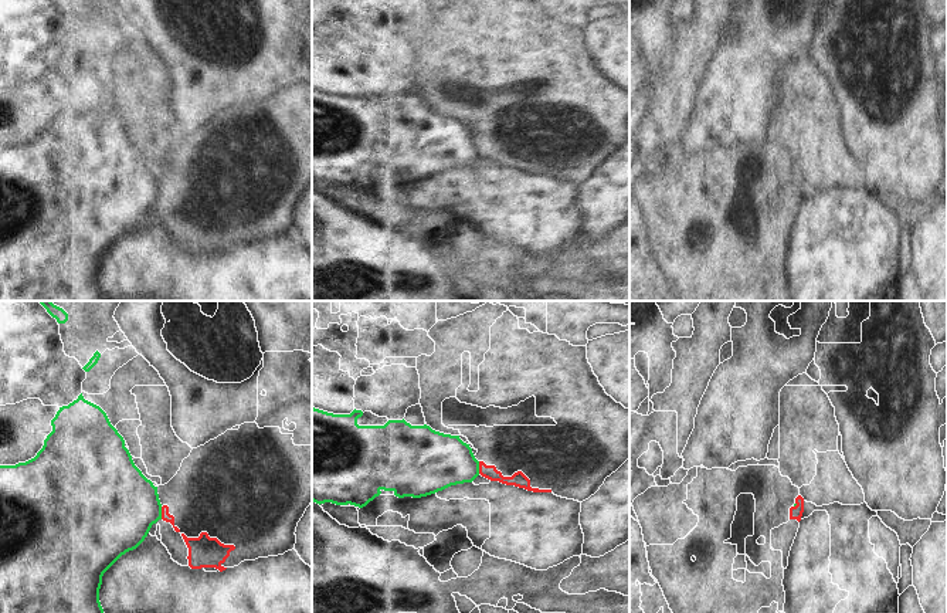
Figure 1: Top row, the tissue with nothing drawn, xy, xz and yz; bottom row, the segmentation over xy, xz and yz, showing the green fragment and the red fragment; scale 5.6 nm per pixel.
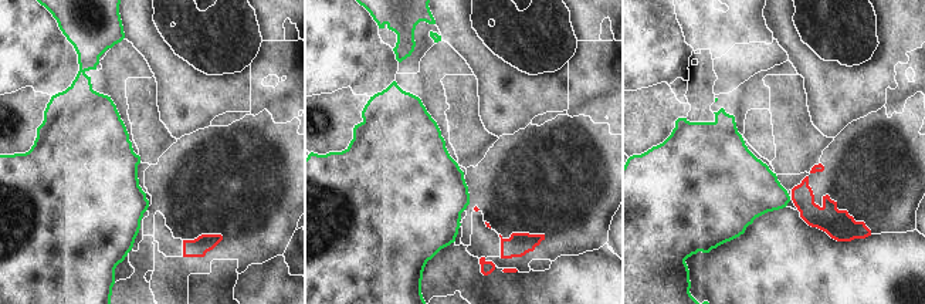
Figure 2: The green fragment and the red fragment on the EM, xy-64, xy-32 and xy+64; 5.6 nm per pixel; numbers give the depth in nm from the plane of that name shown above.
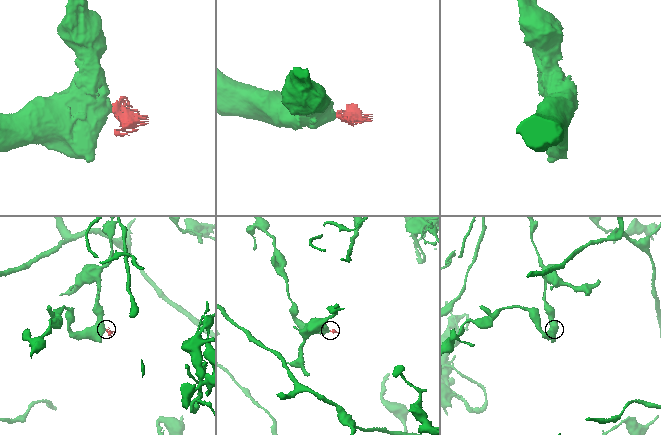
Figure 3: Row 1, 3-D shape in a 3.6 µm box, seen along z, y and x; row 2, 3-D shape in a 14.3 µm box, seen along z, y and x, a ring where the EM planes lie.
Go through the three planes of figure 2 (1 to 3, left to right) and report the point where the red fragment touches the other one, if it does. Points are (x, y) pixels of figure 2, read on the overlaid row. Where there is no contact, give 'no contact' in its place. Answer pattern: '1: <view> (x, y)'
1: no contact
2: no contact
3: no contact

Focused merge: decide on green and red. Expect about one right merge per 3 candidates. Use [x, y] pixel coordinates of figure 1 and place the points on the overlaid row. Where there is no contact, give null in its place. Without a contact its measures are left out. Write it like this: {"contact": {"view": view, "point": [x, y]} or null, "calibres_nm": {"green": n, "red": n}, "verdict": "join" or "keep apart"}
{"contact": {"view": "xy", "point": [160, 512]}, "calibres_nm": {"green": 440, "red": 50}, "verdict": "keep apart"}

